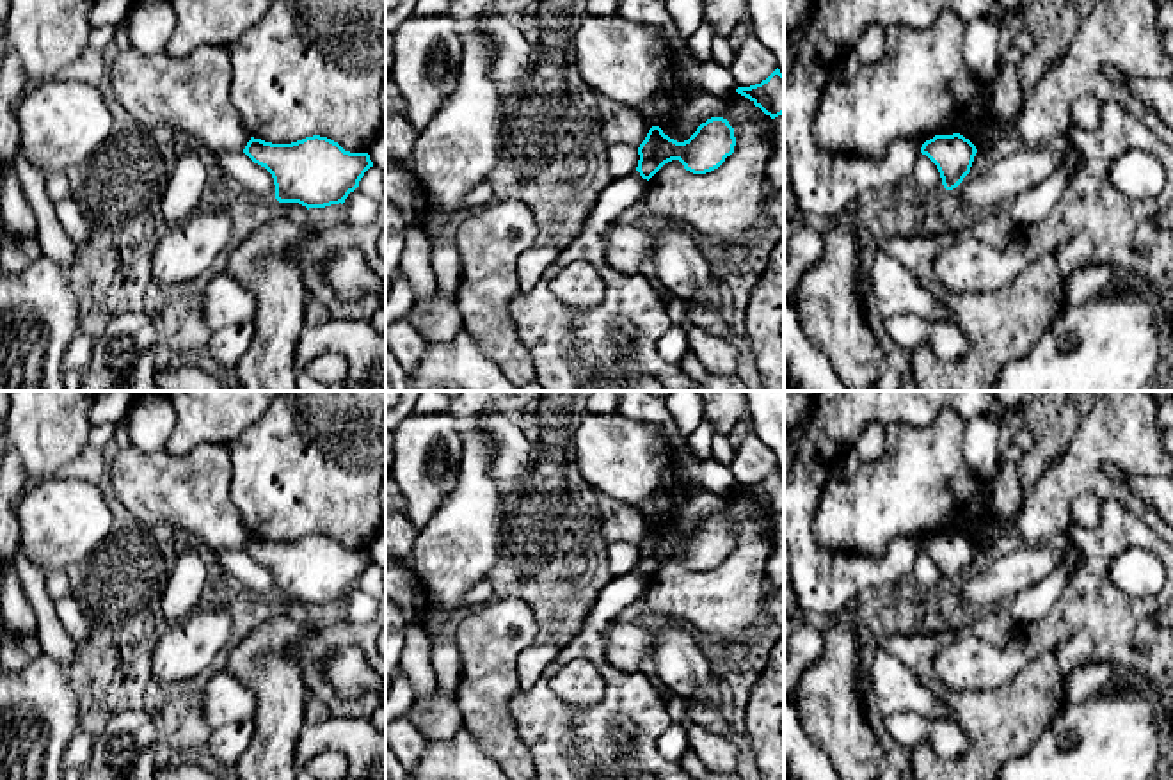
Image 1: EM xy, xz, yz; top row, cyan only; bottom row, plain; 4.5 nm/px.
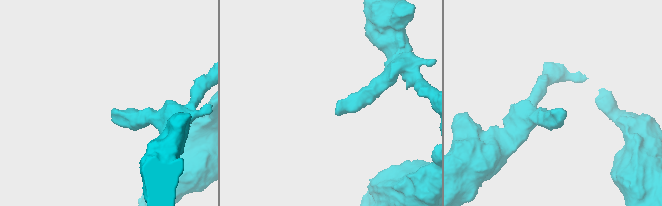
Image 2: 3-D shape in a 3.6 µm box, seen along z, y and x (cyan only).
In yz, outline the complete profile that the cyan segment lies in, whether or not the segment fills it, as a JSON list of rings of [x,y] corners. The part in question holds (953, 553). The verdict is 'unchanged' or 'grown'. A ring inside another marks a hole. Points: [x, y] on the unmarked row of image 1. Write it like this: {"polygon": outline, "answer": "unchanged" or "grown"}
{"polygon": [[[953,531],[926,538],[921,551],[937,563],[944,586],[953,588],[970,570],[978,547],[963,533]]], "answer": "unchanged"}

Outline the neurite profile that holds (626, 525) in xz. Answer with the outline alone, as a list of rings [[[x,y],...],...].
[[[624,506],[601,521],[599,535],[608,542],[629,542],[640,545],[650,524],[643,519],[638,508]]]

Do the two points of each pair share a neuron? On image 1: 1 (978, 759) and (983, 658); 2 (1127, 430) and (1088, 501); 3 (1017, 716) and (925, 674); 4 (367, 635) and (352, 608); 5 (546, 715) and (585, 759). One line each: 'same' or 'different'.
1: different
2: different
3: same
4: different
5: same

